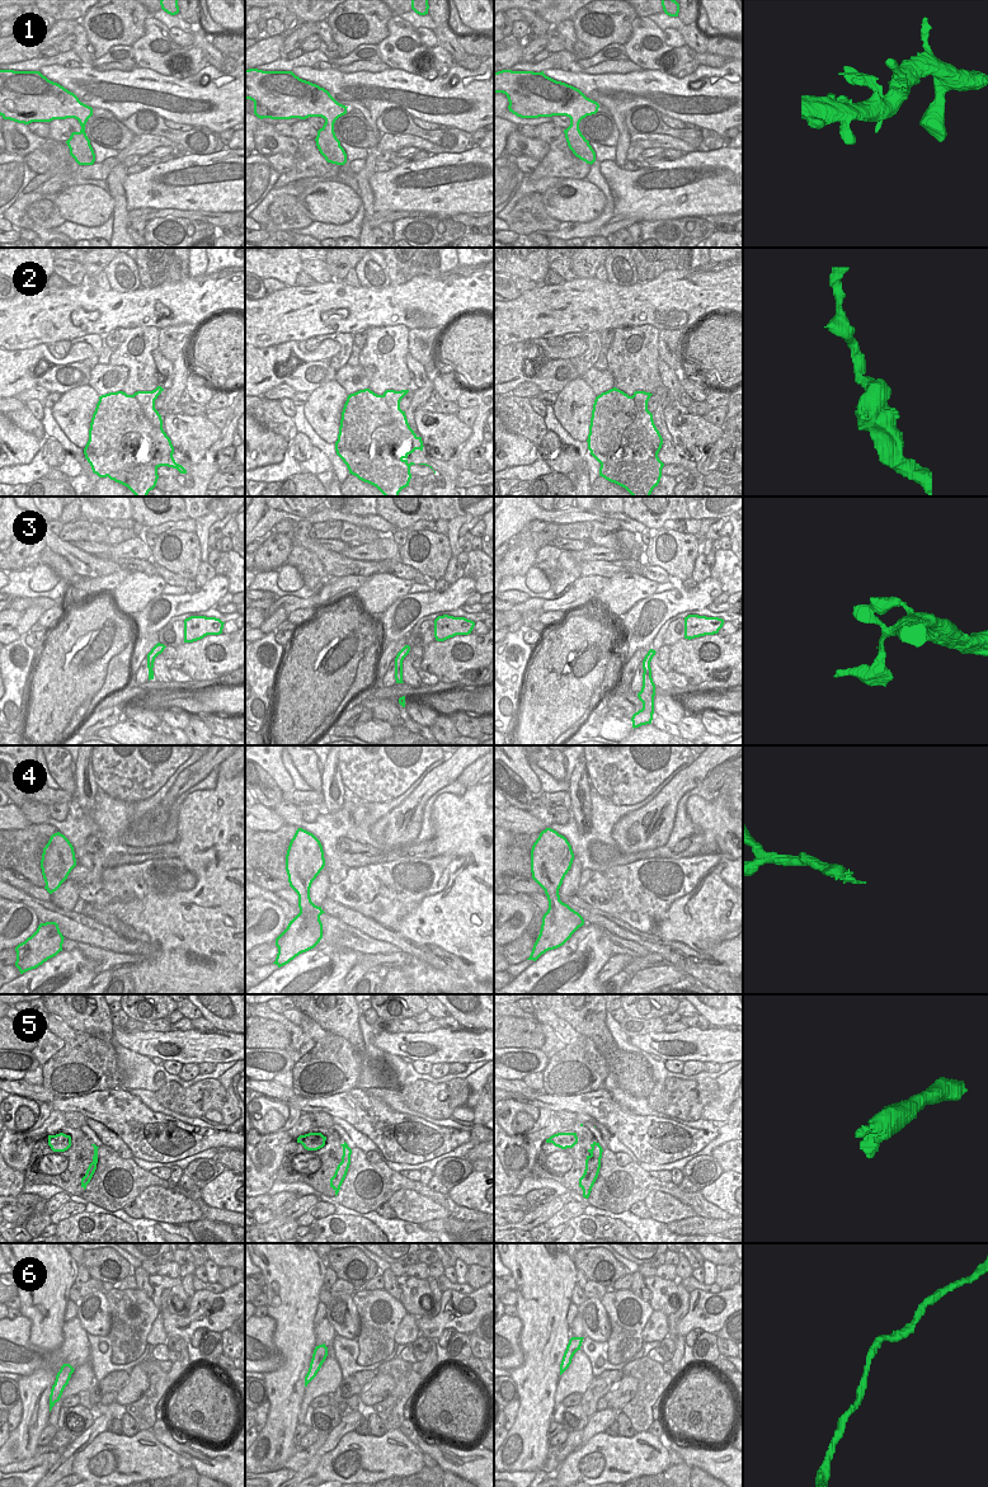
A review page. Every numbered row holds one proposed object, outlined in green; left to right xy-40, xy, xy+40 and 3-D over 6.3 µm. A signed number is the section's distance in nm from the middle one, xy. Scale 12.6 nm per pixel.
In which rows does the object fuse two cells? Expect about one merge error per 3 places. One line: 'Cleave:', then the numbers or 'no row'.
Cleave: 2

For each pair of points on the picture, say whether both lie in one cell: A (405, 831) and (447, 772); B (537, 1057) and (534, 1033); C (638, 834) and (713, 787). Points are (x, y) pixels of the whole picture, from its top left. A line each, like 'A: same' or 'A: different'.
A: same
B: different
C: different

